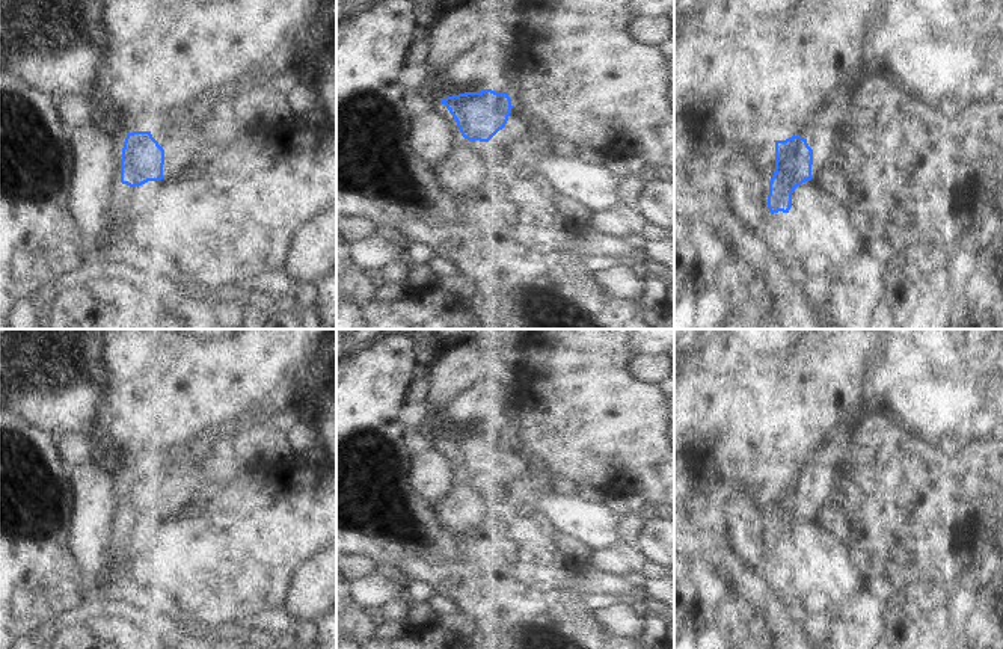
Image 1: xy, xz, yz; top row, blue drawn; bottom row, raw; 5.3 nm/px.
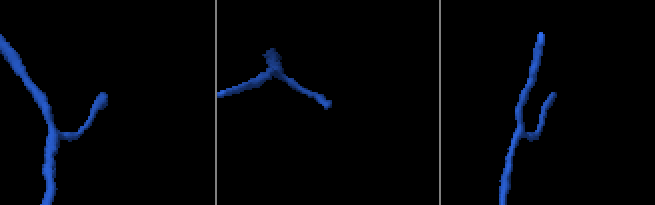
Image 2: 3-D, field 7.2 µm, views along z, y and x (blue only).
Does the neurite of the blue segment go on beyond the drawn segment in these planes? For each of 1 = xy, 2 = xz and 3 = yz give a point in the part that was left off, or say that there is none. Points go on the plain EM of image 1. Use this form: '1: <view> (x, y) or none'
1: xy (186, 477)
2: xz (518, 465)
3: yz (824, 474)

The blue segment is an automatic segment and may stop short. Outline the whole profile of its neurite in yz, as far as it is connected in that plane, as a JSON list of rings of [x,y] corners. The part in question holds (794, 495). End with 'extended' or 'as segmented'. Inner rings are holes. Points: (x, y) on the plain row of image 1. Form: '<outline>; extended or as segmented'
[[[833,451],[808,460],[802,469],[775,480],[775,510],[769,519],[769,549],[789,551],[793,528],[808,518],[819,518],[836,500],[842,469]]]; extended

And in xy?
[[[205,445],[158,460],[151,469],[128,471],[122,486],[121,521],[130,525],[178,513],[216,486],[222,456]]]; extended

